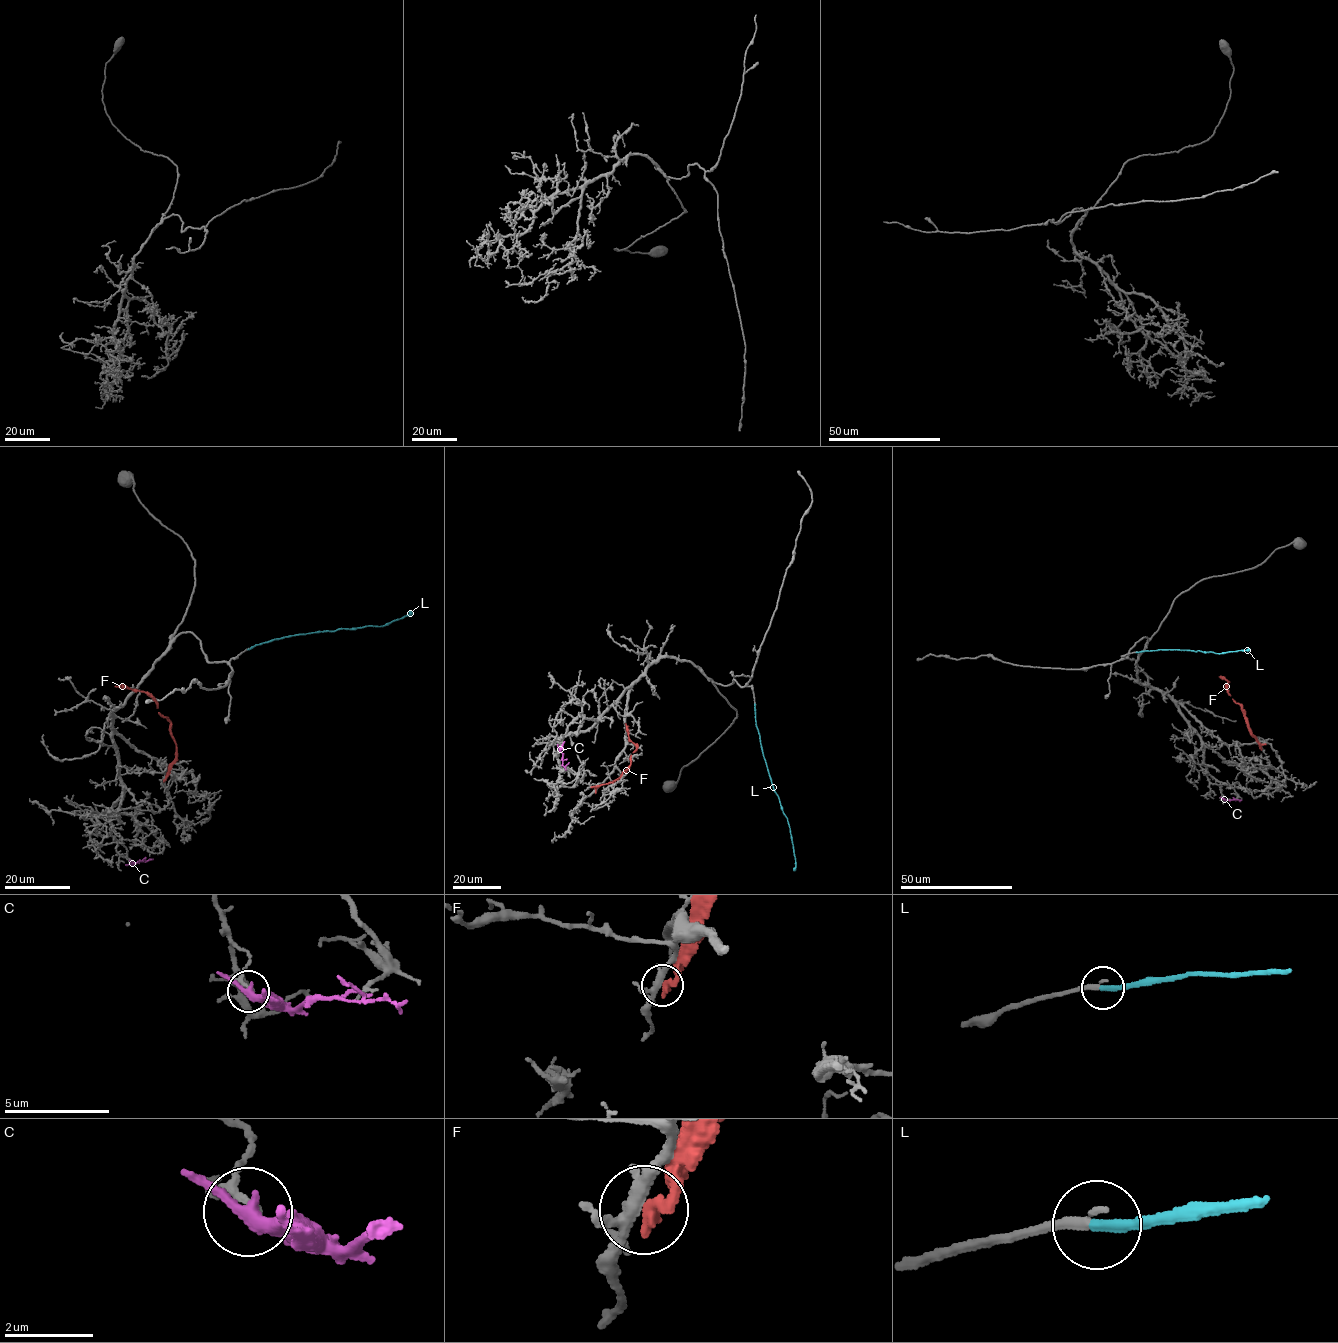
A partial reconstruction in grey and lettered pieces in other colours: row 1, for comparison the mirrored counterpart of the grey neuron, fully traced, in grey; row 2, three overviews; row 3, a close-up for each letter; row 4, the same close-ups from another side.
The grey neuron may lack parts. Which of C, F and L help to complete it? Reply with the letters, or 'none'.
L

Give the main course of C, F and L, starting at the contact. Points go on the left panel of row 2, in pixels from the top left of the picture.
C: (130, 862), (151, 860)
F: (163, 780), (175, 757), (170, 723), (161, 715), (154, 698), (143, 692), (114, 686)
L: (247, 649), (292, 635), (387, 625), (412, 614), (410, 612)

